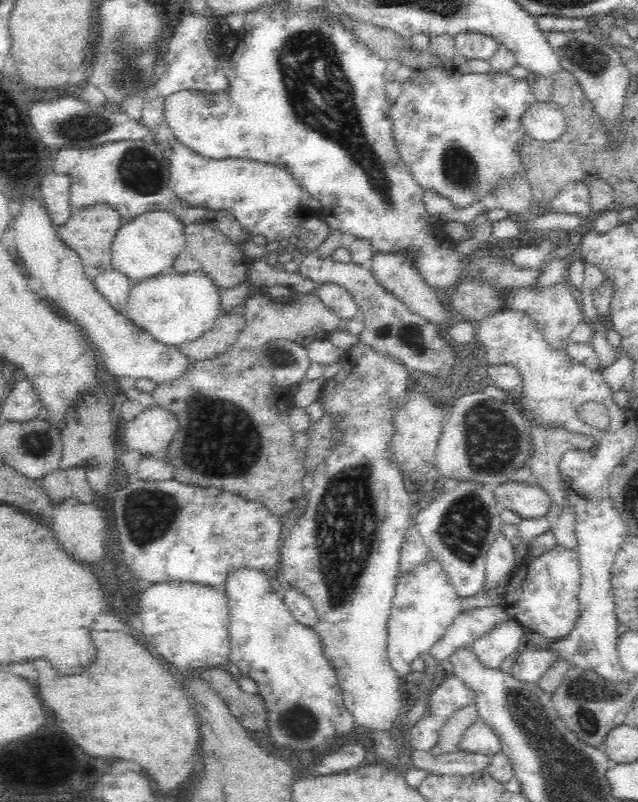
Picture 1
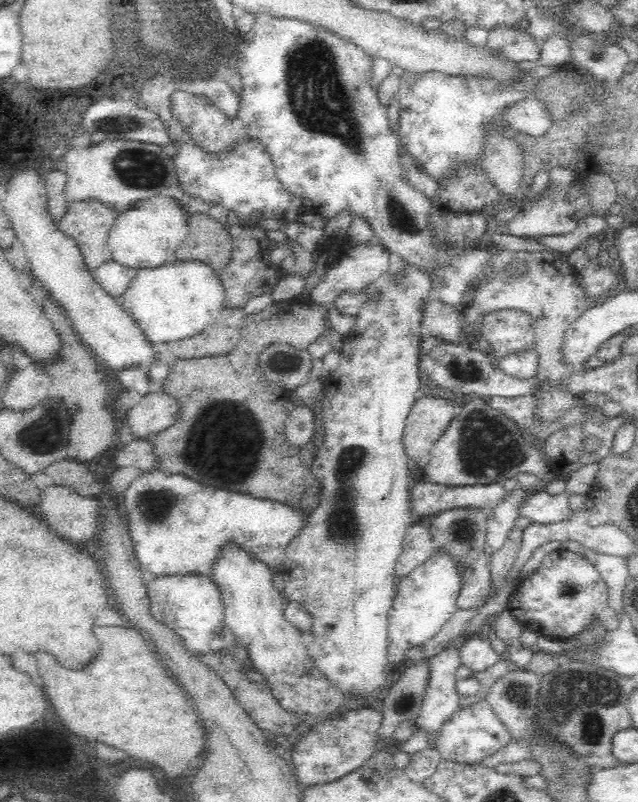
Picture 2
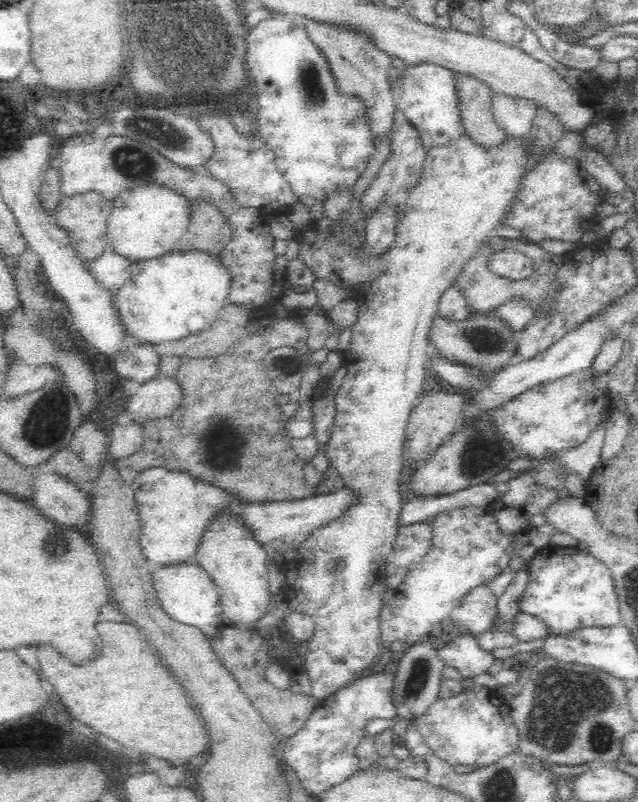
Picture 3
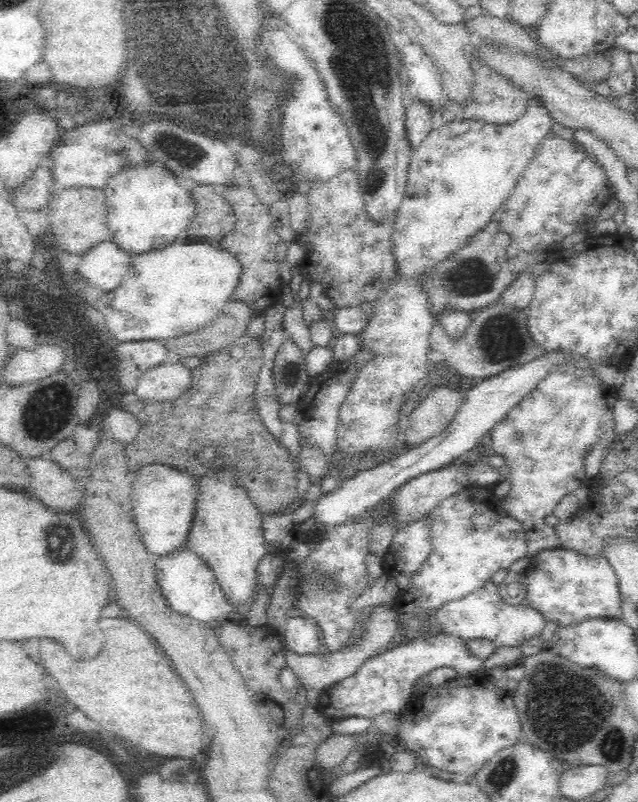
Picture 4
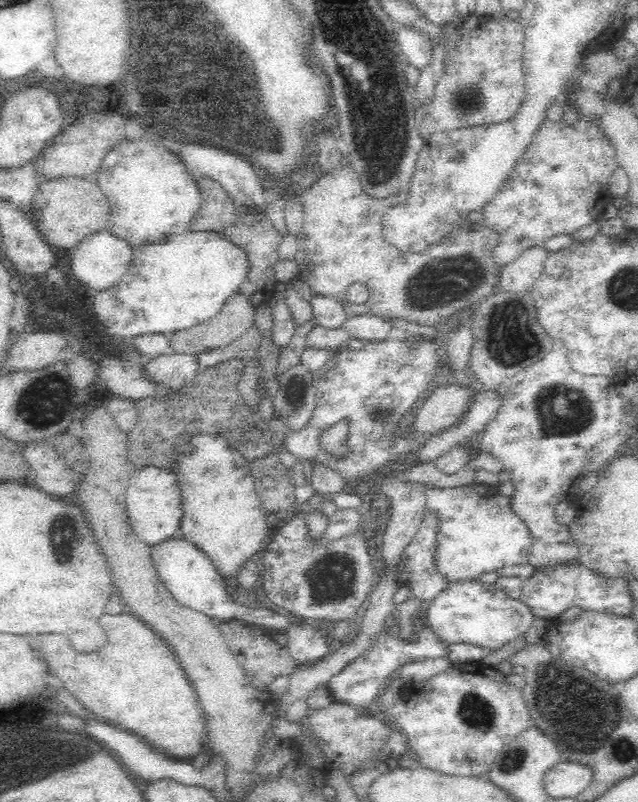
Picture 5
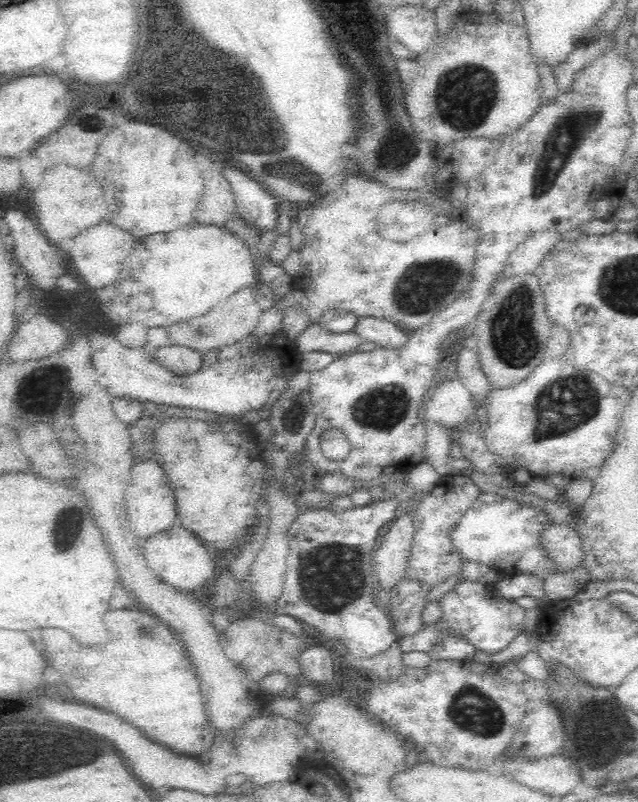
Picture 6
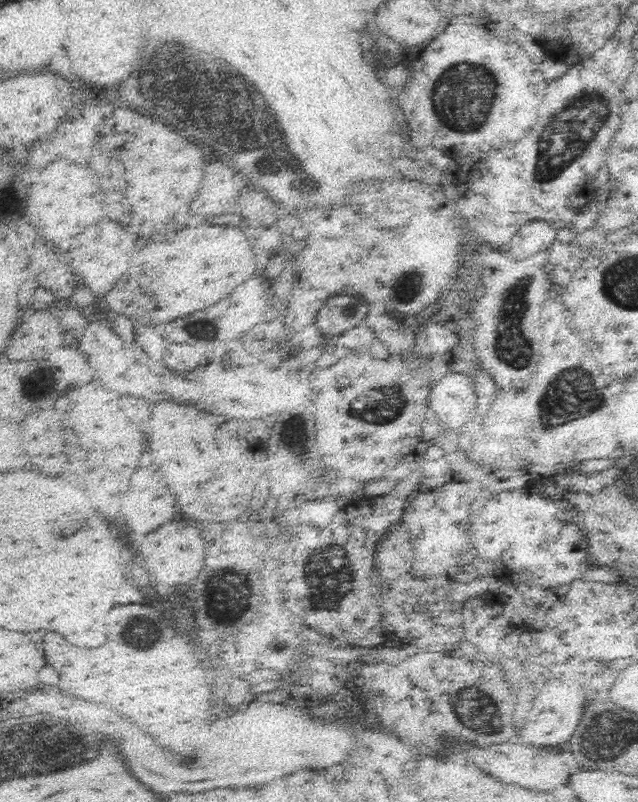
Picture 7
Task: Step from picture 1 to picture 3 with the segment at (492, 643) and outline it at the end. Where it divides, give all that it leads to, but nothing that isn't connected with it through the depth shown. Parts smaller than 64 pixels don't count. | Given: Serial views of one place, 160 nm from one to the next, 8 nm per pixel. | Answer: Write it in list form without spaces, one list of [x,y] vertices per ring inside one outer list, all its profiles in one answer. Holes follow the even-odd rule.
[[[467,634],[451,638],[442,648],[436,648],[434,651],[443,666],[456,669],[460,680],[486,674],[495,659],[491,652],[480,648],[476,637]]]

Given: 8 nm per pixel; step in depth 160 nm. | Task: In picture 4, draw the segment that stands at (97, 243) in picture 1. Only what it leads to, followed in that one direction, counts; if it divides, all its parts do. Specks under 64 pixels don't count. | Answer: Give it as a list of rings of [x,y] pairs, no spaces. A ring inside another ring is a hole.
[[[72,186],[64,190],[54,190],[48,198],[50,208],[50,230],[56,238],[56,242],[74,254],[82,254],[88,250],[88,246],[94,246],[96,242],[108,238],[108,211],[104,204],[104,190],[102,188],[90,188],[90,186]]]

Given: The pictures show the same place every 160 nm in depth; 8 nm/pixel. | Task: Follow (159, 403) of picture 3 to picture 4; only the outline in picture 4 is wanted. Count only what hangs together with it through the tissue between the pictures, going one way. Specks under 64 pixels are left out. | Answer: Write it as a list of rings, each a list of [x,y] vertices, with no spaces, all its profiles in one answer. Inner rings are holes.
[[[180,362],[152,367],[142,372],[136,383],[134,392],[140,400],[146,399],[153,404],[158,400],[174,399],[190,389],[192,368]]]

